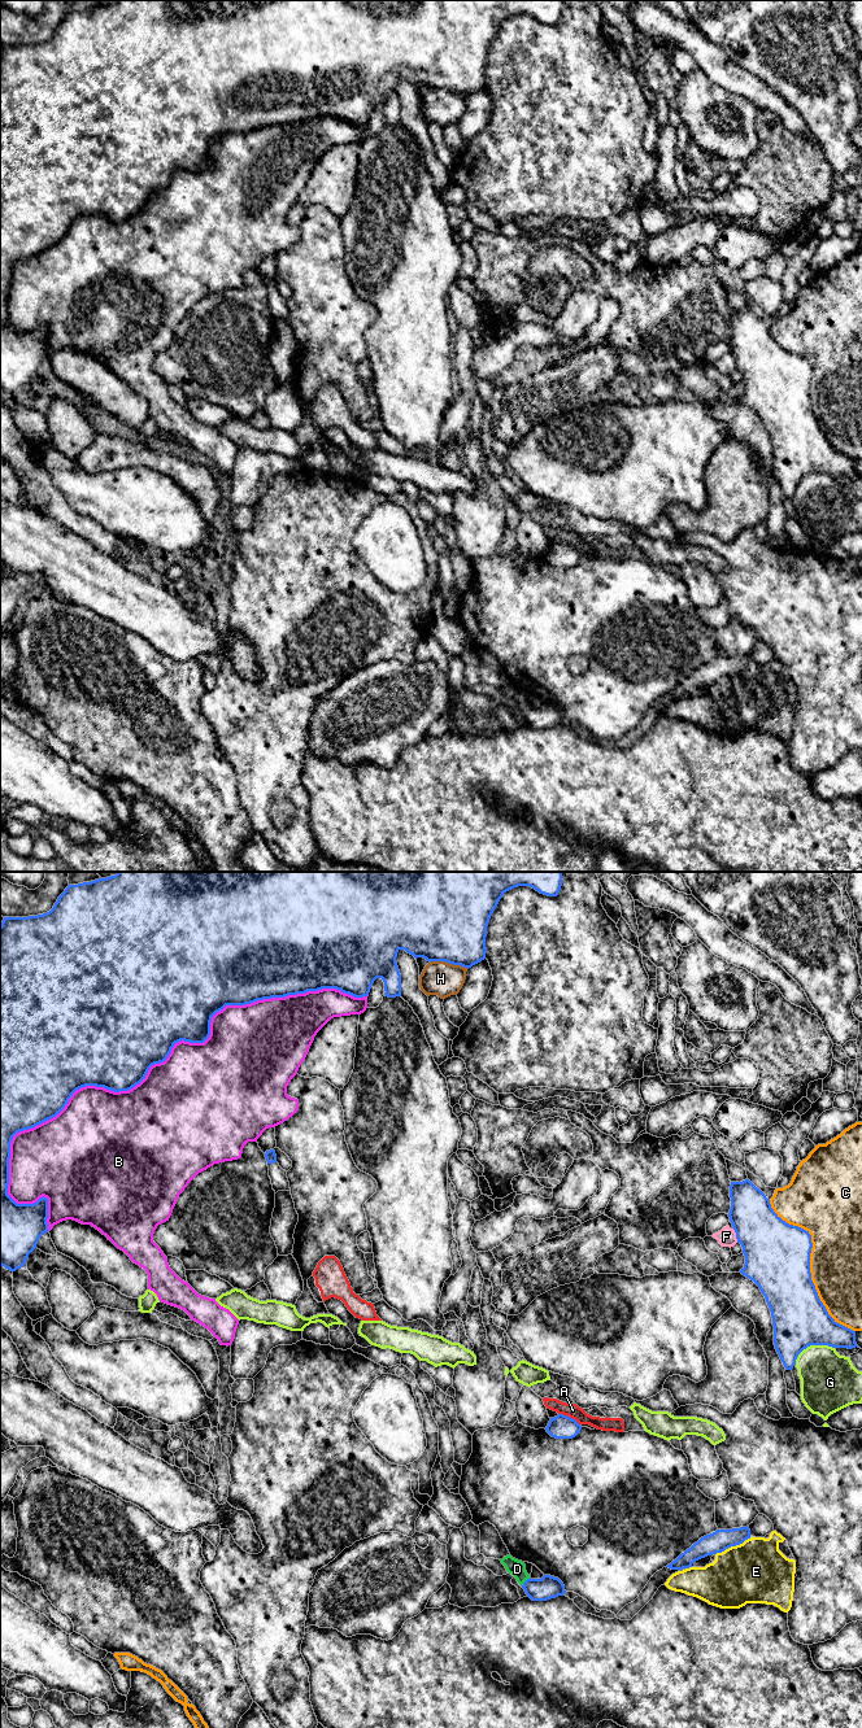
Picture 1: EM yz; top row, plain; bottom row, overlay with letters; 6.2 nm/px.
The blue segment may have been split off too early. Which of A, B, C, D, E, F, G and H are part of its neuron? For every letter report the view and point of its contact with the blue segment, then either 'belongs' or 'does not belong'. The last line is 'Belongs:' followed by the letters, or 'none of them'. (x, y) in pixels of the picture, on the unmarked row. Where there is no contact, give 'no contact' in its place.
A: yz (569, 545) | does not belong
B: yz (168, 183) | does not belong
C: yz (809, 392) | does not belong
D: yz (525, 710) | belongs
E: yz (732, 673) | does not belong
F: yz (736, 363) | does not belong
G: yz (812, 472) | does not belong
H: yz (449, 91) | does not belong
Belongs: D

